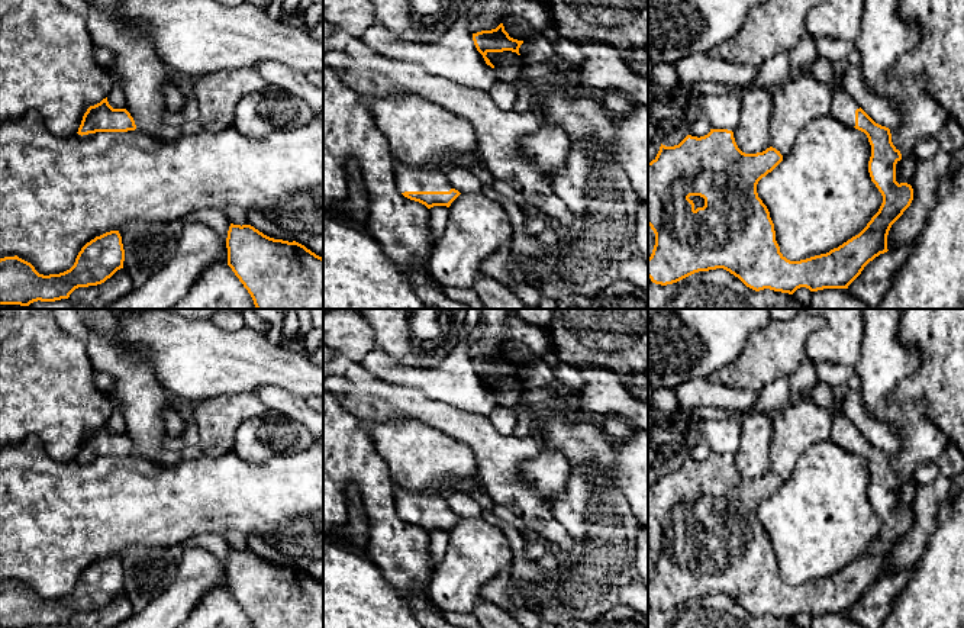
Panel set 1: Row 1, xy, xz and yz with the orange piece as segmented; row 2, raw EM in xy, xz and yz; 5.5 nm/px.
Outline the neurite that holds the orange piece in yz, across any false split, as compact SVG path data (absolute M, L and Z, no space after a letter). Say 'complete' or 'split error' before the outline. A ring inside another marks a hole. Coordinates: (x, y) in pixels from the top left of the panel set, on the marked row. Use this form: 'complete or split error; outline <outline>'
split error; outline M847 59L834 61L836 83L831 115L864 132L871 145L868 173L883 203L867 226L826 254L800 261L787 260L776 241L770 212L757 193L758 181L783 161L780 151L770 146L763 152L745 154L728 129L710 129L700 138L687 135L678 145L661 144L657 157L648 162L648 225L655 234L655 245L648 258L648 277L652 283L667 286L699 271L723 268L755 292L770 289L793 294L800 287L810 292L848 289L870 261L889 251L889 231L910 206L913 189L896 181L896 164L902 154L892 142L890 129L876 123L858 106L854 94L844 90L841 78L847 67Z

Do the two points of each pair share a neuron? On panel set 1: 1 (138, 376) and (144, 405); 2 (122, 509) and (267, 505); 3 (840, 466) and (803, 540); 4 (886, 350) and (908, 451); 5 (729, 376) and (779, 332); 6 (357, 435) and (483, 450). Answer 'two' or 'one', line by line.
1: one
2: one
3: one
4: one
5: one
6: two

